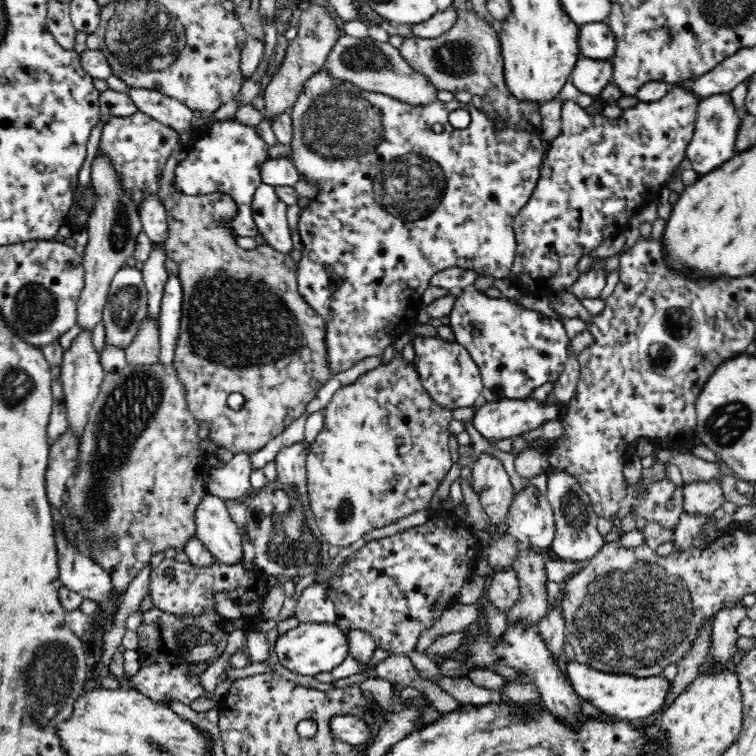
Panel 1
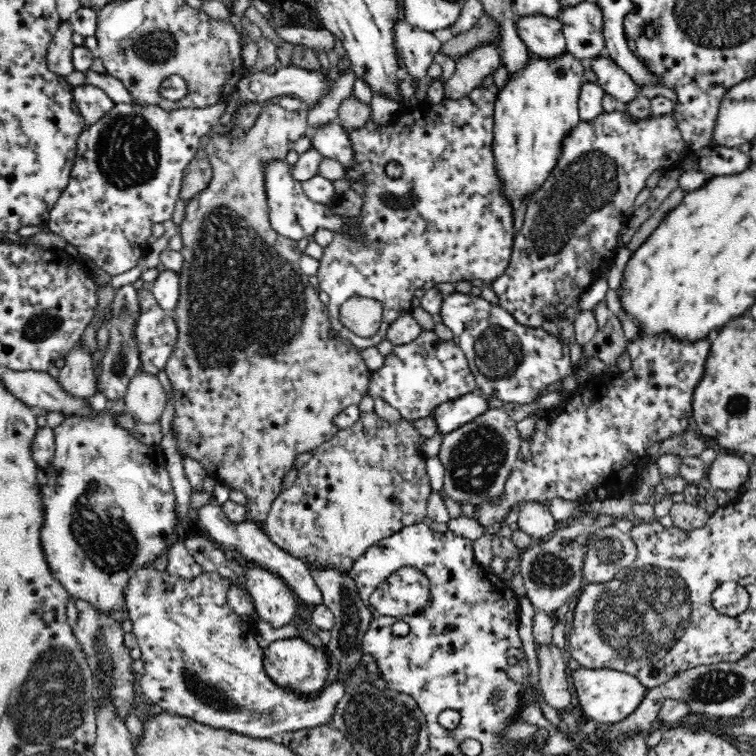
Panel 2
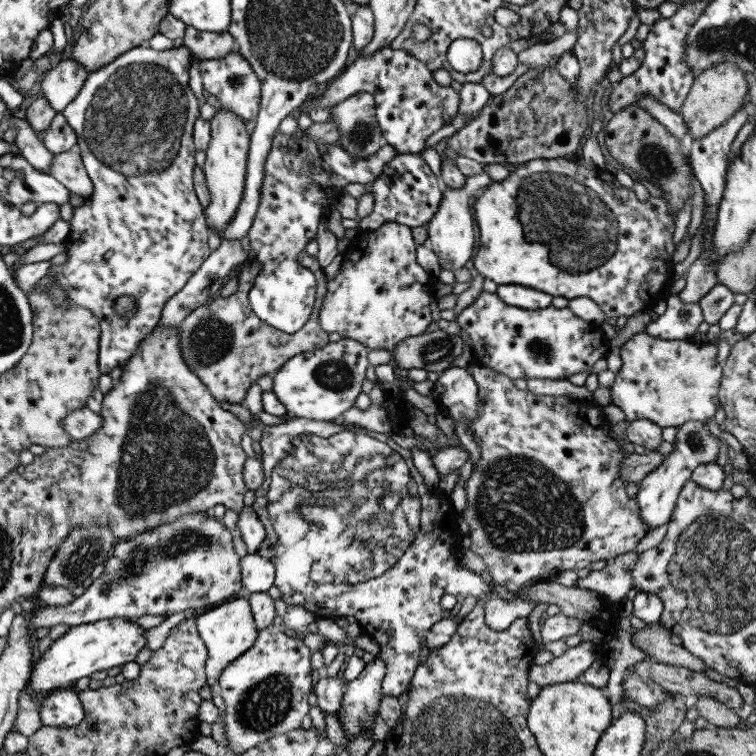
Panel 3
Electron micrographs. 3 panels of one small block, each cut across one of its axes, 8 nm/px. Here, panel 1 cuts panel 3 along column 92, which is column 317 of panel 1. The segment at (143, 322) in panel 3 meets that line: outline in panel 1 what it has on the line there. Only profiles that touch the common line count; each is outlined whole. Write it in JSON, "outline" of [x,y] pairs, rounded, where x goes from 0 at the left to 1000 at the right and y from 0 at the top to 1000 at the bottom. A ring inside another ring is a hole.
{"outline":[[[431,93],[418,95],[410,106],[402,108],[399,122],[389,143],[384,147],[386,180],[382,188],[381,213],[394,225],[405,242],[422,241],[422,254],[398,278],[393,296],[399,320],[399,339],[393,348],[393,377],[397,392],[427,421],[431,439],[433,478],[438,492],[455,492],[487,471],[505,471],[512,458],[524,452],[529,444],[550,430],[550,418],[561,406],[558,389],[569,378],[569,370],[578,360],[595,353],[624,356],[635,364],[653,365],[656,369],[677,368],[679,349],[683,341],[684,323],[679,294],[685,280],[701,265],[706,249],[714,237],[721,200],[717,197],[714,176],[698,175],[697,171],[676,169],[668,159],[651,155],[642,143],[628,143],[624,136],[611,138],[603,131],[597,135],[578,132],[563,142],[548,142],[529,135],[511,124],[479,122],[476,116],[440,103]],[[611,144],[622,149],[623,160],[614,171],[595,165],[593,152]],[[574,164],[585,164],[585,175],[571,171]]]}

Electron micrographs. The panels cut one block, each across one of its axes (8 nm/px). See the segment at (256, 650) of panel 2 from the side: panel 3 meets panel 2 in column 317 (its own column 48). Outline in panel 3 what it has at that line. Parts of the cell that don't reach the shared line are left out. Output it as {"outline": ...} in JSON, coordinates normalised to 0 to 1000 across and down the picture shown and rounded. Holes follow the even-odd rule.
{"outline":[[[71,911],[52,926],[58,960],[90,963],[108,956],[111,937],[103,917],[90,911]]]}

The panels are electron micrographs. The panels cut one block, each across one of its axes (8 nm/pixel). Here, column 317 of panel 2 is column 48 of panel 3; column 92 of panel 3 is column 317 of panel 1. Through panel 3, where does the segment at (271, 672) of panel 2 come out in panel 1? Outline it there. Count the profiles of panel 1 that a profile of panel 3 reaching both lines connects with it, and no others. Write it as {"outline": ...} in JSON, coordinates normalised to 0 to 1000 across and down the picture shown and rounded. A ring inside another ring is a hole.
{"outline":[[[397,824],[366,844],[364,864],[376,884],[399,894],[417,894],[452,877],[462,868],[462,851],[455,833],[444,825]]]}

